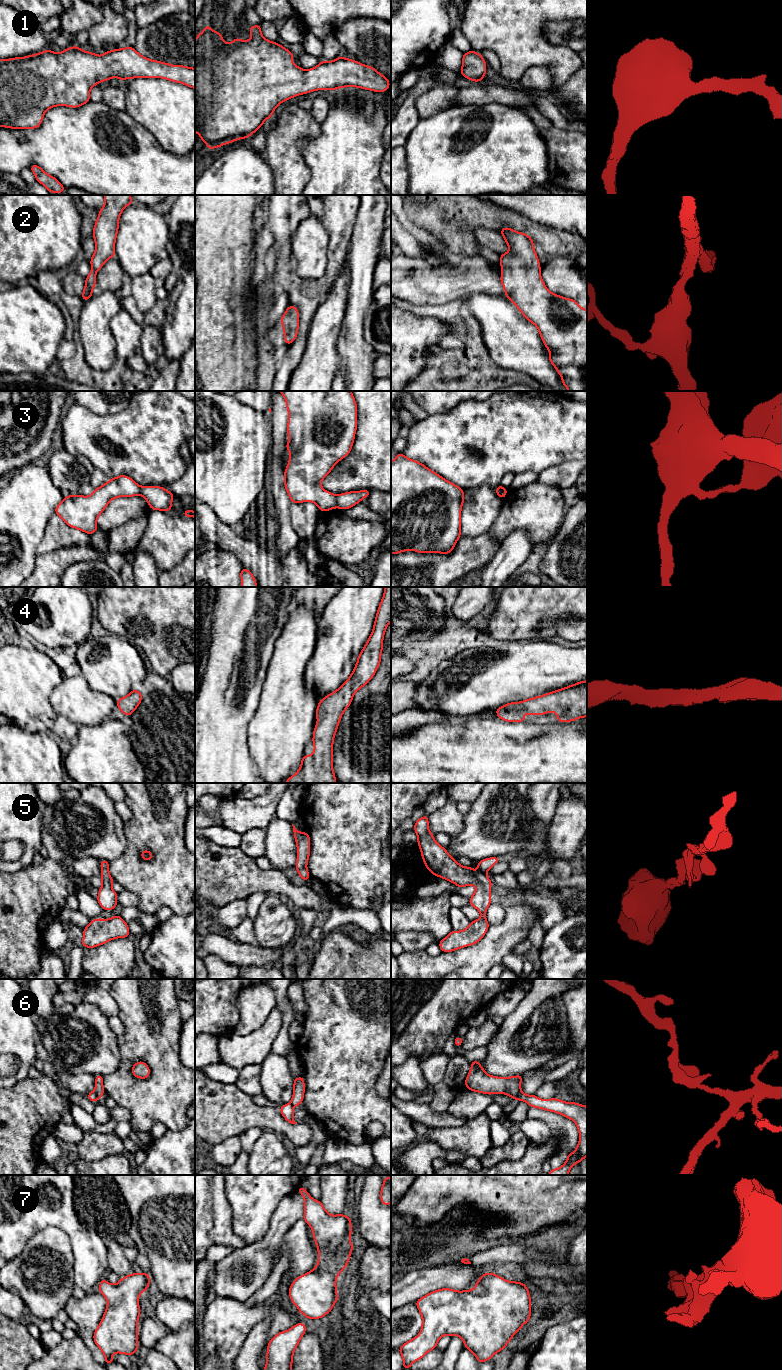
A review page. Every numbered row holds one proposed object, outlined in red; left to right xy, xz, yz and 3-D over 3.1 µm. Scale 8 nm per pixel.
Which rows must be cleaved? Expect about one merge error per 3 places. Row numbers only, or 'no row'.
3, 6

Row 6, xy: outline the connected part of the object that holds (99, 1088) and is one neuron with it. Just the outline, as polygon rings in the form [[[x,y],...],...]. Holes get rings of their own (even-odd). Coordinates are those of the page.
[[[96,1075],[95,1076],[95,1089],[94,1092],[96,1094],[97,1100],[101,1099],[101,1096],[106,1093],[103,1086],[103,1076]]]

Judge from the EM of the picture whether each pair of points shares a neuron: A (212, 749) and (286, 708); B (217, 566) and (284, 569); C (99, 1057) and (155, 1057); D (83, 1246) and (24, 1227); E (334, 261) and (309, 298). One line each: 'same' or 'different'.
A: different
B: different
C: different
D: same
E: different

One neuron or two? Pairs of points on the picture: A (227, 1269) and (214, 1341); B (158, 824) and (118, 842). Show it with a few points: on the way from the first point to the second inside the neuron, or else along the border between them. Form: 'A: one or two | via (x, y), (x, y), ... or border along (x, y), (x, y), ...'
A: two | border along (218, 1295), (231, 1297), (244, 1303)
B: two | border along (124, 821), (126, 848), (115, 860)

